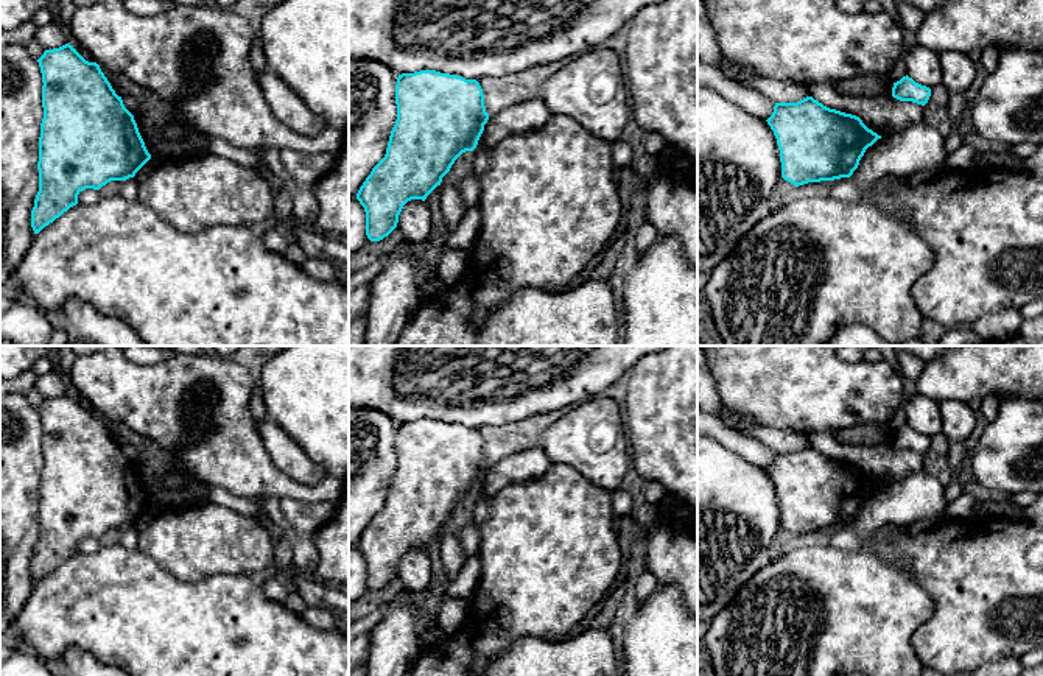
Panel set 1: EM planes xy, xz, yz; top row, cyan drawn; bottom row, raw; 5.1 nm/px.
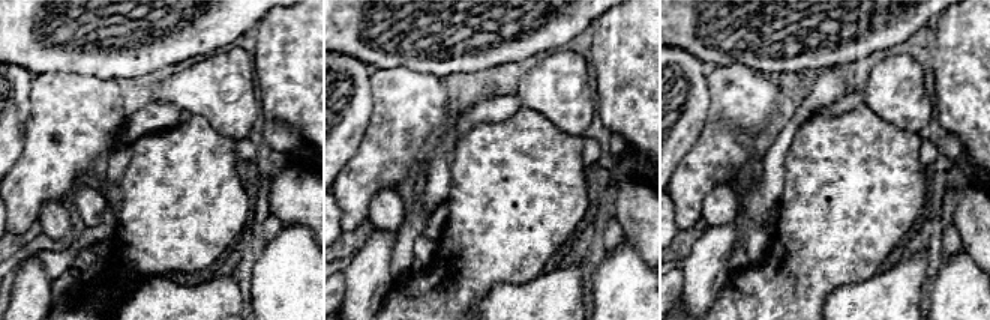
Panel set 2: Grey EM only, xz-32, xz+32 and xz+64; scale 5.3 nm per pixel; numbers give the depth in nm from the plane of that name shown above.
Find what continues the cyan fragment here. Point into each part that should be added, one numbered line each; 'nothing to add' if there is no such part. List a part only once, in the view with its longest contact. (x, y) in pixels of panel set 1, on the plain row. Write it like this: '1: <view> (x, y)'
nothing to add

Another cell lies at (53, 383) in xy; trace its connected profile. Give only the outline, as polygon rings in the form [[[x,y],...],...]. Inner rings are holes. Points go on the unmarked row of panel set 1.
[[[58,369],[45,375],[36,377],[34,388],[45,397],[53,399],[65,394],[68,391],[67,380],[64,374]]]

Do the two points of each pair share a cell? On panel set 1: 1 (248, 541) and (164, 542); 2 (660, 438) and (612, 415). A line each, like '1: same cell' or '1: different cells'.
1: same cell
2: different cells

